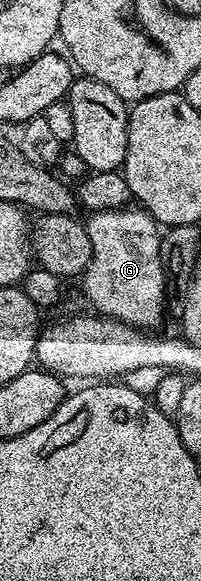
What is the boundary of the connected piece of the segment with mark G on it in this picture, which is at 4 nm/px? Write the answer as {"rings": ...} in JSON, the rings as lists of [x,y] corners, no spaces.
{"rings":[[[121,209],[119,211],[94,211],[87,216],[86,226],[89,233],[90,246],[93,249],[93,255],[90,257],[89,265],[82,274],[84,281],[84,295],[92,302],[91,310],[99,313],[106,318],[116,319],[118,322],[124,322],[128,326],[139,329],[156,329],[164,319],[164,283],[166,287],[166,272],[164,270],[164,260],[160,258],[160,237],[161,228],[155,219],[143,209]]]}

